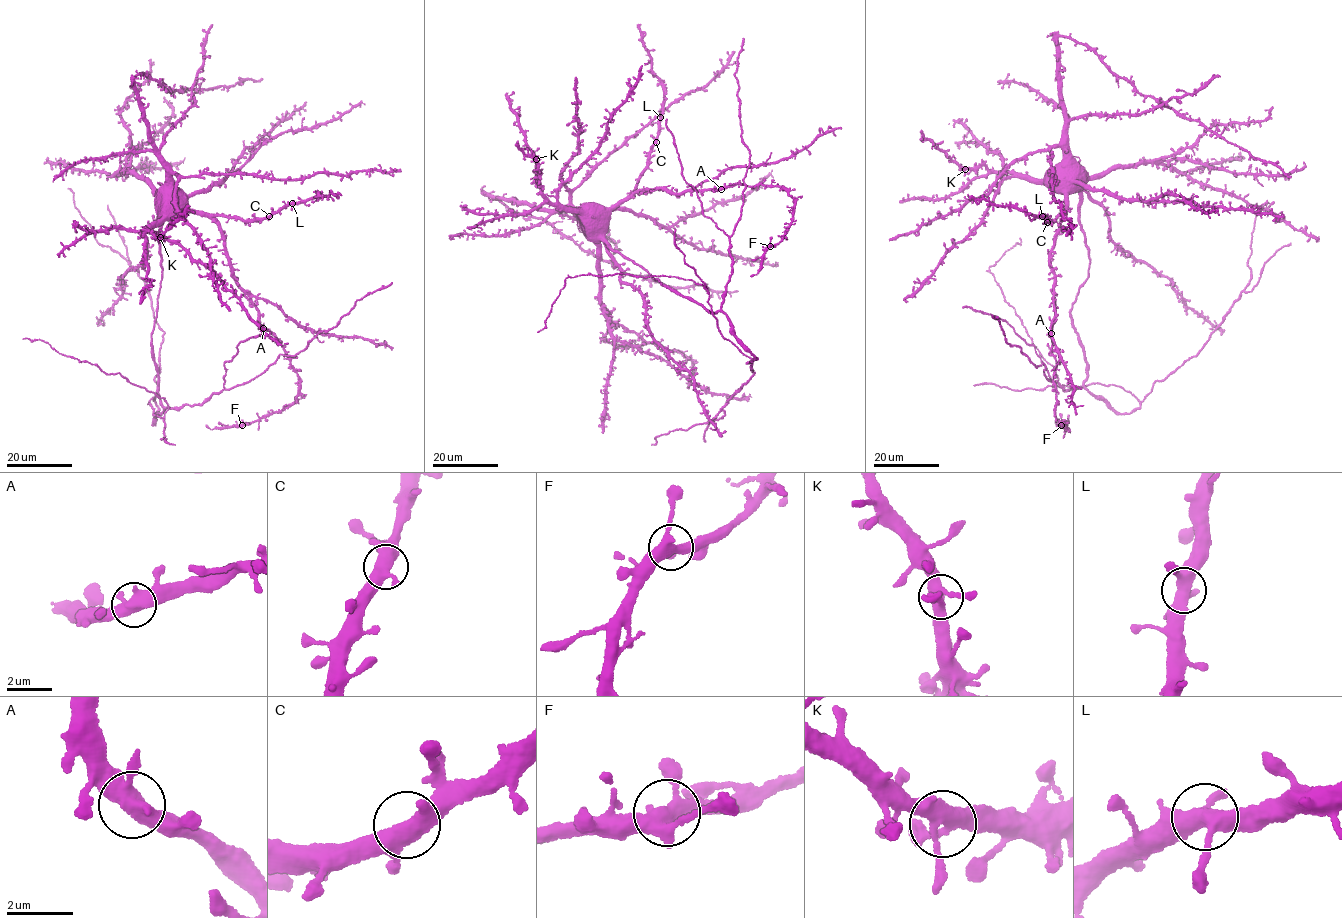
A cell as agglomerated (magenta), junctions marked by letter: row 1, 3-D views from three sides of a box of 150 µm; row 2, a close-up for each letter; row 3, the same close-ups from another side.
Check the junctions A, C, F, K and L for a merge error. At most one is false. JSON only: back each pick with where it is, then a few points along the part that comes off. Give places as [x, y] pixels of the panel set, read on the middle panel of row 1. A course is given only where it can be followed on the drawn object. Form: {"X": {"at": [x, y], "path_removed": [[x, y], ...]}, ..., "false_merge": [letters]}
{"false_merge": []}

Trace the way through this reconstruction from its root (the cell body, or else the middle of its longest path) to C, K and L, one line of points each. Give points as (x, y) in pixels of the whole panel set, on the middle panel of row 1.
C: (589, 213), (585, 218), (591, 212), (611, 207), (626, 198), (646, 165), (656, 142)
K: (589, 213), (581, 218), (577, 211), (548, 199), (536, 181), (536, 159)
L: (589, 213), (585, 218), (591, 212), (620, 203), (632, 191), (656, 141), (660, 117)

